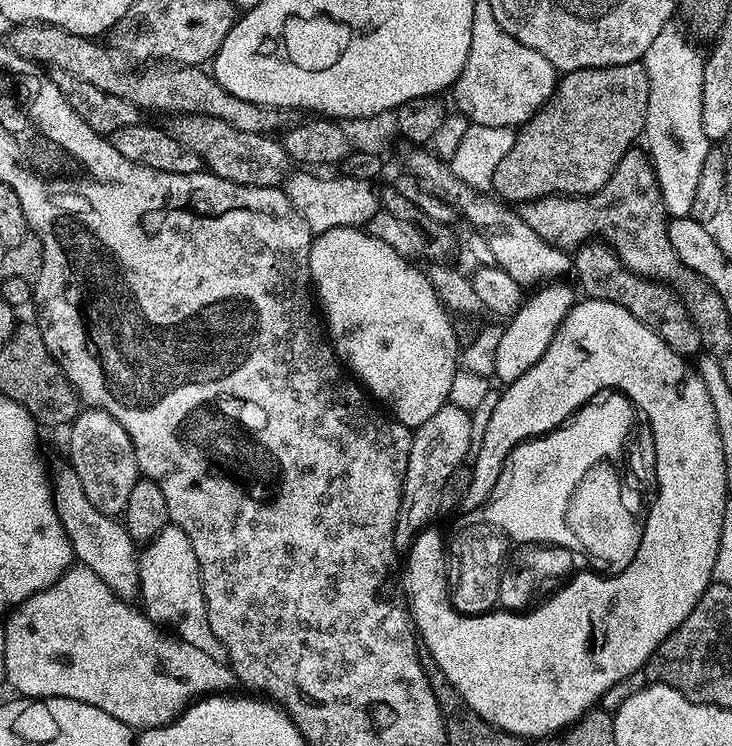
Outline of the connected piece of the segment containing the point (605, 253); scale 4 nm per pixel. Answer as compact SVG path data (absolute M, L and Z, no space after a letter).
M593 238L580 245L574 252L574 277L580 283L583 295L590 300L605 300L622 306L622 310L630 310L638 322L650 326L670 350L679 356L692 358L701 351L700 335L692 315L686 306L676 297L676 293L664 284L653 280L643 280L640 276L629 272L607 244Z

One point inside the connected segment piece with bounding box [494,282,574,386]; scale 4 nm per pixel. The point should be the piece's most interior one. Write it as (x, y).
(526, 334)

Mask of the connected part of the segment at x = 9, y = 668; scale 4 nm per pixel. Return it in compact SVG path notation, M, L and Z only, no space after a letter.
M77 563L62 573L49 588L43 588L40 592L35 592L30 598L26 598L21 604L17 604L11 609L7 617L8 625L3 625L2 631L5 634L5 676L6 684L12 688L17 688L19 695L24 698L43 698L45 696L57 696L58 698L70 698L78 702L86 702L90 706L98 706L98 710L106 710L110 718L118 718L126 726L133 730L143 730L145 728L163 728L166 724L171 724L193 700L207 696L209 694L224 694L229 691L231 684L237 683L235 672L225 661L218 658L210 658L210 654L205 654L202 650L197 650L190 646L190 642L182 642L180 637L175 634L169 634L161 625L153 624L143 611L132 609L133 605L127 600L119 600L90 570L86 565Z

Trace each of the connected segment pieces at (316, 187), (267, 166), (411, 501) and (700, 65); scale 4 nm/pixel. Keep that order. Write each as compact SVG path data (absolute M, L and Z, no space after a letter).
M302 170L298 176L291 175L286 182L286 191L294 210L306 222L306 226L314 234L334 230L335 228L359 228L367 225L367 220L372 220L378 212L378 192L372 189L373 185L366 180L356 180L353 176L337 174L327 180L324 176L315 176L315 171Z
M180 116L177 121L170 128L171 135L182 147L194 150L209 172L220 180L232 181L238 185L275 188L287 179L290 172L288 168L291 169L292 163L283 143L275 137L247 134L221 119L212 119L209 116Z
M447 403L442 410L438 410L438 414L433 414L429 420L422 422L420 428L413 431L408 469L396 519L394 542L397 549L411 548L416 536L429 527L424 522L424 516L428 516L428 508L432 508L432 500L436 500L436 492L442 494L442 486L446 486L450 474L454 474L456 469L469 459L470 453L473 451L471 425L472 417L469 411Z
M669 22L662 34L650 42L650 50L646 50L642 58L650 86L642 140L648 143L646 155L656 171L665 213L672 218L692 216L698 178L702 175L702 166L706 166L708 153L714 148L713 141L704 132L705 124L702 122L705 57L702 52L700 56L699 50L688 41L689 33L681 28L676 22Z

